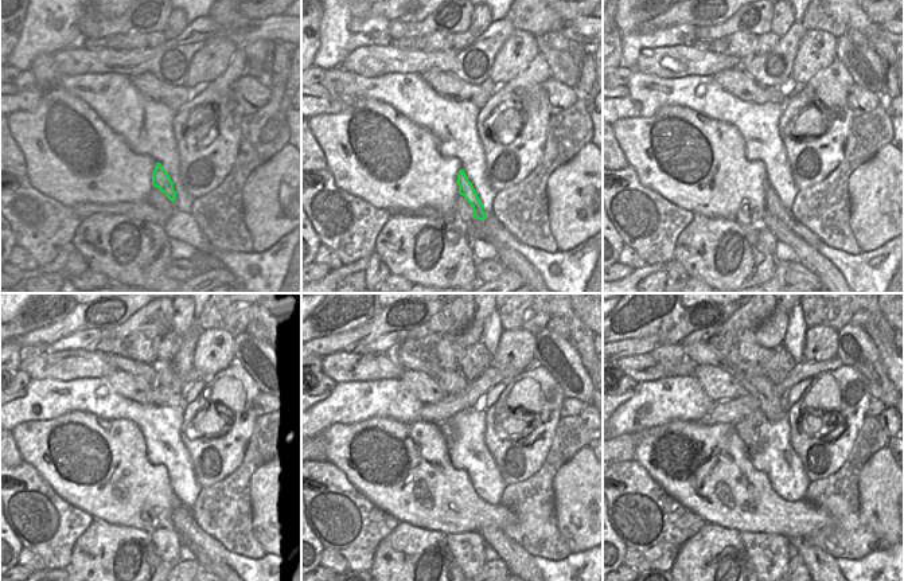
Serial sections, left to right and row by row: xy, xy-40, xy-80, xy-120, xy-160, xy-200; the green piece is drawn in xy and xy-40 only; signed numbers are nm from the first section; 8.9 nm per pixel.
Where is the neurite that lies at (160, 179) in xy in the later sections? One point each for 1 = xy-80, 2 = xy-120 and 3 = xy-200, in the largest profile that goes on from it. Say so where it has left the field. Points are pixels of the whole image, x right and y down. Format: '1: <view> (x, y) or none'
1: xy-80 (772, 203)
2: xy-120 (193, 534)
3: xy-200 (822, 566)

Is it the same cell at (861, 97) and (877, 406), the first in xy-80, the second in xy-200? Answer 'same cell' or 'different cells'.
same cell

